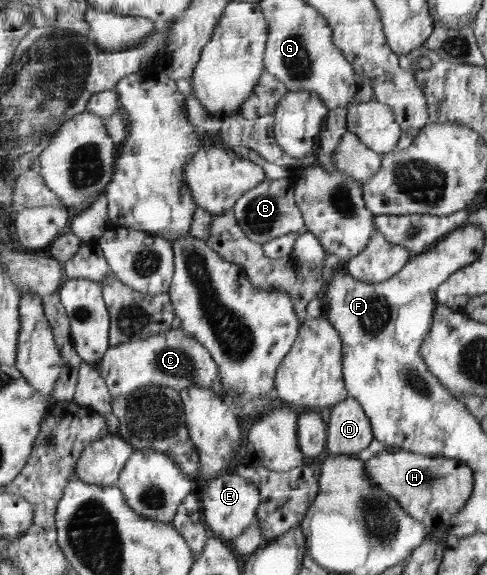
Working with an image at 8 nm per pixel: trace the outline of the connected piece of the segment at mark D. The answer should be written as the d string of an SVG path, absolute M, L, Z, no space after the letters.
M351 395L327 413L327 425L330 453L356 454L375 439L366 409Z

